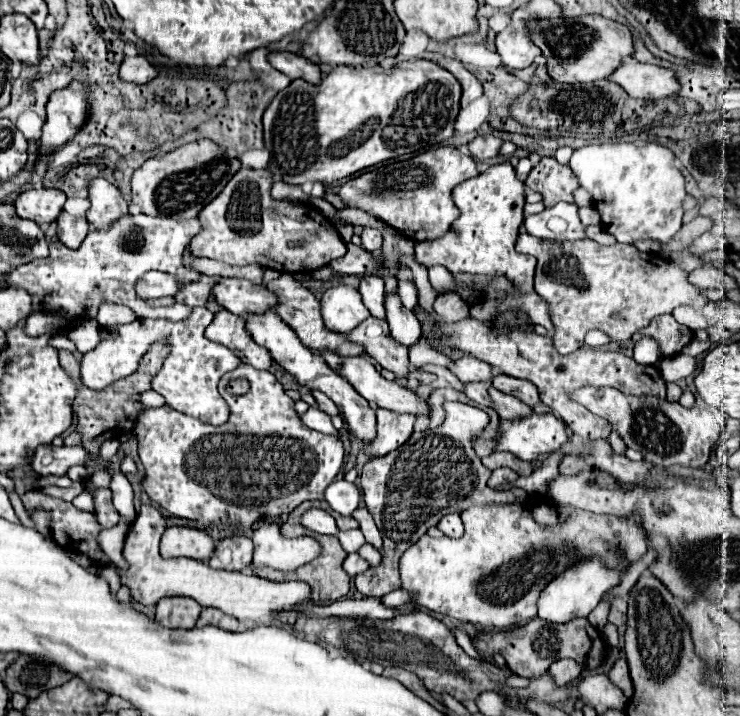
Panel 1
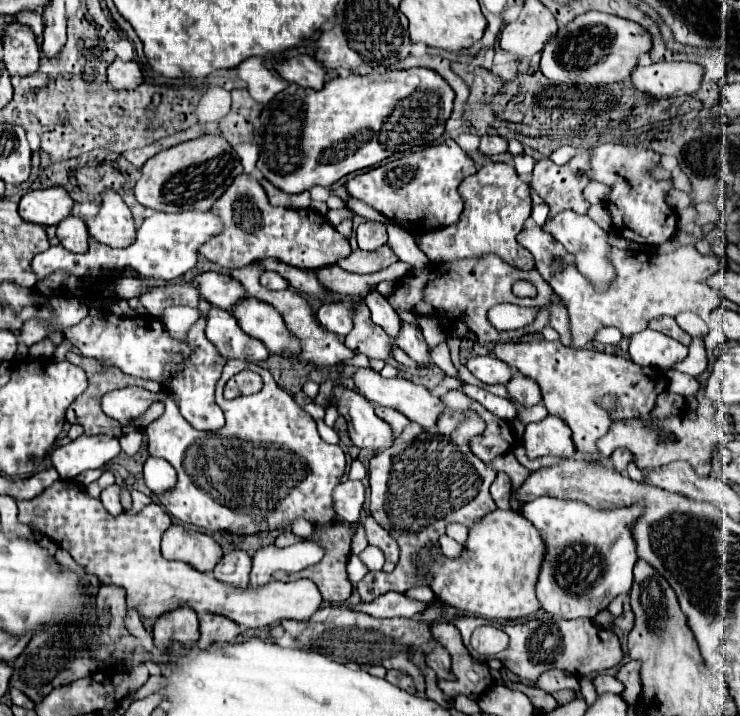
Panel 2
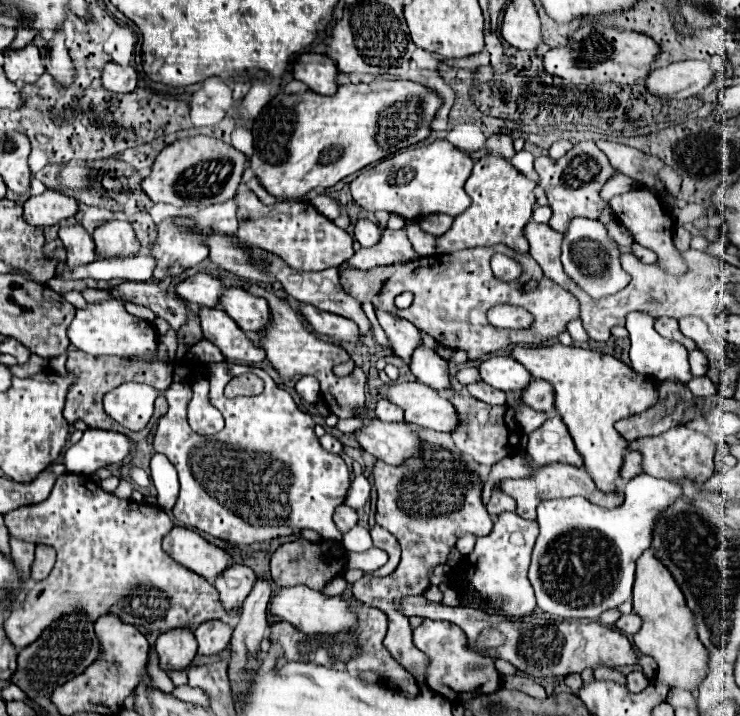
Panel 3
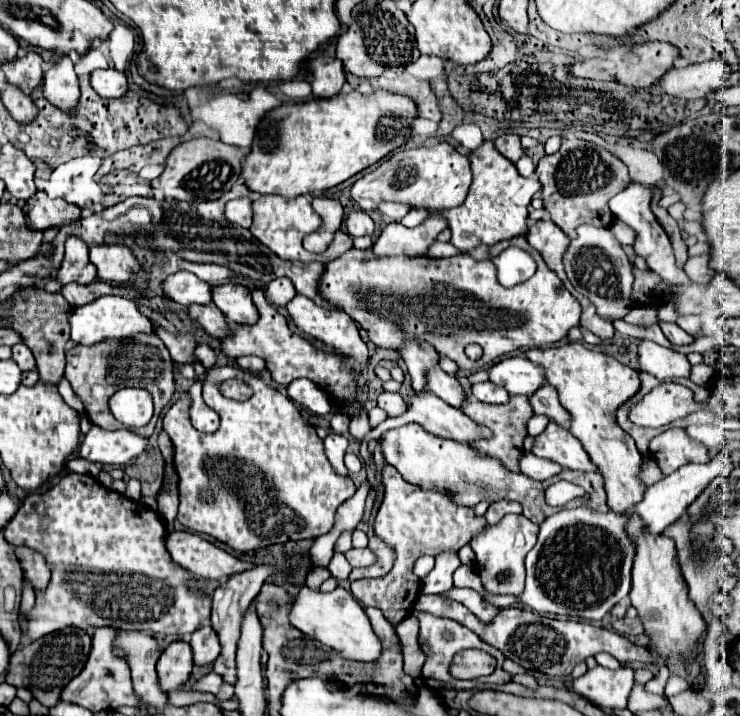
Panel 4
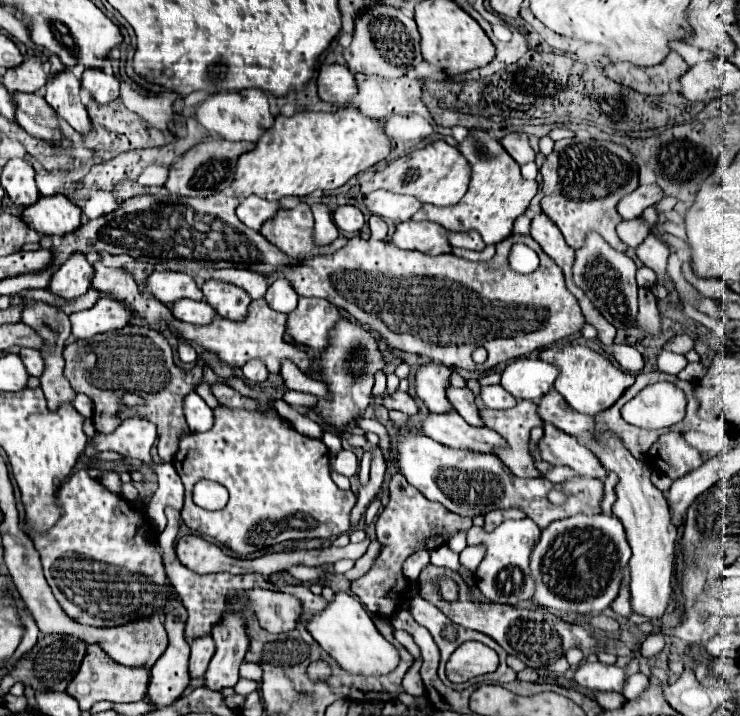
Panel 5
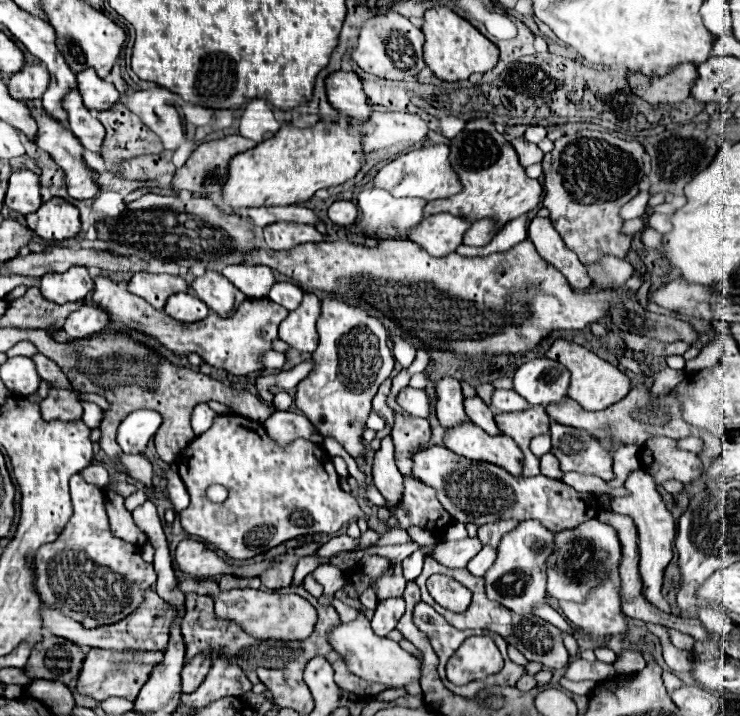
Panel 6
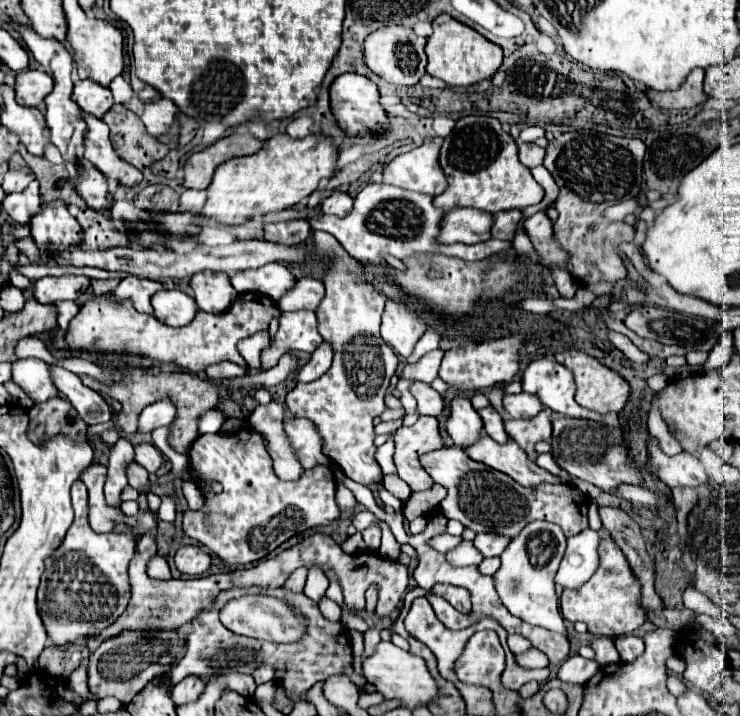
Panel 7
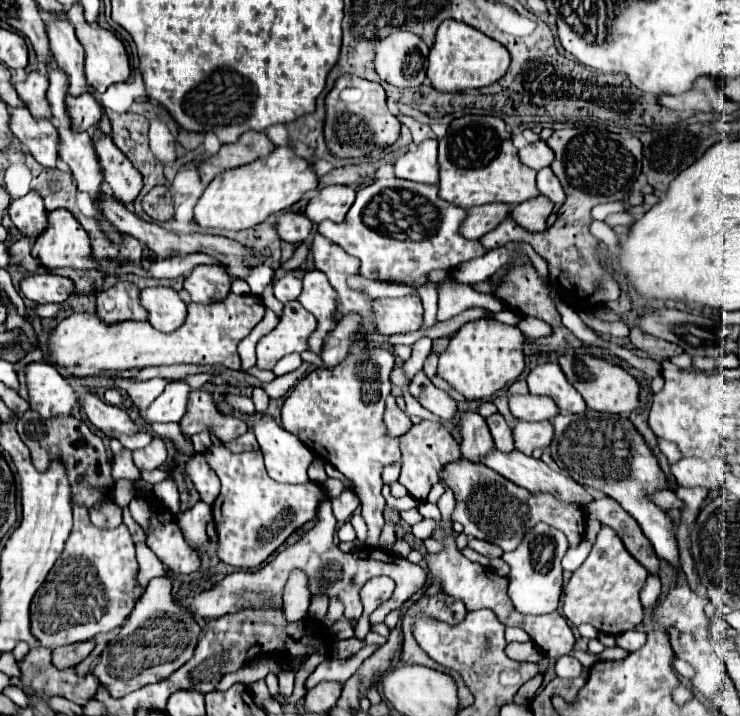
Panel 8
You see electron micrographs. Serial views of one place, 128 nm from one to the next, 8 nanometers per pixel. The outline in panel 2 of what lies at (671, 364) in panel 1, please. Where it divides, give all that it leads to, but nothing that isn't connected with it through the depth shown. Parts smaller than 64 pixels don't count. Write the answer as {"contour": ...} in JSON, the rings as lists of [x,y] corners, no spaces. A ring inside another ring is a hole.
{"contour":[[[694,338],[692,344],[688,346],[688,356],[676,364],[672,364],[668,370],[674,370],[674,372],[682,372],[682,374],[688,374],[688,376],[698,376],[706,370],[706,350],[704,350],[704,340],[700,338]]]}

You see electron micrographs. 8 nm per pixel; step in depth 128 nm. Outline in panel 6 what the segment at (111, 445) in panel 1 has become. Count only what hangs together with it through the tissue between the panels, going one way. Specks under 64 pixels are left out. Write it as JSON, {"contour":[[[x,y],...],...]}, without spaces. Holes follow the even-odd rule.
{"contour":[[[134,410],[128,414],[116,434],[116,442],[126,454],[142,454],[162,424],[162,416],[154,410]]]}

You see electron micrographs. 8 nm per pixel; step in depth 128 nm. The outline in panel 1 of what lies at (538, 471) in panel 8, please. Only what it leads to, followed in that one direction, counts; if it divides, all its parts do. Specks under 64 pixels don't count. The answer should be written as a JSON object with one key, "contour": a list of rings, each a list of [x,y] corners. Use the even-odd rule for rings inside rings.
{"contour":[[[362,356],[342,358],[338,368],[340,376],[346,378],[354,390],[366,398],[376,408],[386,408],[398,414],[414,414],[414,416],[428,416],[426,400],[418,398],[412,390],[400,386],[398,382],[384,380],[374,366]]]}

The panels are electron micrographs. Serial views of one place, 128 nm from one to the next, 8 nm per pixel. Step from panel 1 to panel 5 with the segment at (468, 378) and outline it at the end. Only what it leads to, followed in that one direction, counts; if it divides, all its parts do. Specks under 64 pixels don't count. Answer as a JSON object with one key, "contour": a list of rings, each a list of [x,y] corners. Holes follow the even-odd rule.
{"contour":[[[522,358],[508,364],[502,370],[500,384],[518,400],[538,402],[544,394],[548,394],[554,388],[556,376],[558,376],[556,366],[542,360]]]}

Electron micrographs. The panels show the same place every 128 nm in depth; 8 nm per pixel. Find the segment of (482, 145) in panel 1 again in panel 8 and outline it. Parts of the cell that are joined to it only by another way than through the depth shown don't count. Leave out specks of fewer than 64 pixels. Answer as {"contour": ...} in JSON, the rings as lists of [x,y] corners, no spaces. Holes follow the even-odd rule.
{"contour":[[[540,140],[540,142],[534,142],[534,144],[524,146],[524,148],[520,150],[520,160],[522,160],[526,166],[530,166],[530,168],[540,170],[540,168],[550,166],[550,162],[554,160],[554,154],[552,154],[552,150],[546,146],[546,142]]]}

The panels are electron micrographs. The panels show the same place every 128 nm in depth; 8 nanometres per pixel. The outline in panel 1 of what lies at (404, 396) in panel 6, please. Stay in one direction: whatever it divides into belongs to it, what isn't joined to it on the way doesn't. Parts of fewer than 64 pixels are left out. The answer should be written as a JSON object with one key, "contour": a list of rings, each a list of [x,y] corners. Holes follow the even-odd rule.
{"contour":[[[384,408],[376,410],[378,416],[378,432],[372,440],[364,444],[364,454],[370,458],[386,456],[390,450],[396,450],[402,446],[414,432],[414,414],[396,414]]]}

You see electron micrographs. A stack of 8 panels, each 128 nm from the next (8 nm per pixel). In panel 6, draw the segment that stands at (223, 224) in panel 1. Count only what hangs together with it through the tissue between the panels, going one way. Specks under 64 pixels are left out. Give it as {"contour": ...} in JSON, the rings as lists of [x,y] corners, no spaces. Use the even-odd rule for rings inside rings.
{"contour":[[[278,222],[274,226],[264,228],[264,240],[270,250],[290,250],[298,244],[306,242],[326,242],[326,236],[320,234],[310,224],[296,224],[296,222]]]}

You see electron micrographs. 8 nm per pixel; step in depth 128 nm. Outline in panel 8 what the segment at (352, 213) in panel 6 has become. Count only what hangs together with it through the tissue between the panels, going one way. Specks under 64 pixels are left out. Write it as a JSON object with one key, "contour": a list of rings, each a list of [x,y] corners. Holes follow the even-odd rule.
{"contour":[[[328,186],[322,188],[318,196],[314,196],[306,208],[306,216],[318,224],[322,220],[342,222],[354,204],[356,190],[350,186]]]}

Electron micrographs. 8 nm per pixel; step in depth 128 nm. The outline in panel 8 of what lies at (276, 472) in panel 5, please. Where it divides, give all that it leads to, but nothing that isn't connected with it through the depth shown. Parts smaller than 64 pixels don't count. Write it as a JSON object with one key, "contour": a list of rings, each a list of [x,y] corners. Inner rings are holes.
{"contour":[[[210,444],[202,456],[220,476],[222,492],[214,502],[214,522],[218,530],[216,554],[224,564],[240,568],[260,566],[292,532],[318,516],[318,508],[326,502],[320,482],[278,484],[264,468],[262,452],[230,452],[224,444]]]}

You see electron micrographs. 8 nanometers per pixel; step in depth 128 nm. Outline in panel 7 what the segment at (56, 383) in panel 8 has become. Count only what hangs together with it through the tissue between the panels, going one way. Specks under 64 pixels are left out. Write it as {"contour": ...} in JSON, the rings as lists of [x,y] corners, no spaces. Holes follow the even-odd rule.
{"contour":[[[22,358],[12,364],[12,380],[36,402],[46,402],[54,396],[62,396],[52,378],[48,364],[38,358]]]}

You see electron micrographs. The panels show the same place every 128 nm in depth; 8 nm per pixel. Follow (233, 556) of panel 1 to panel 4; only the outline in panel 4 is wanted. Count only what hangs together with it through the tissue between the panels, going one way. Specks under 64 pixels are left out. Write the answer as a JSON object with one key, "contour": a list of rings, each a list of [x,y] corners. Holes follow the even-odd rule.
{"contour":[[[256,566],[252,570],[246,570],[246,572],[240,572],[240,574],[234,574],[234,576],[228,576],[216,590],[214,590],[214,606],[212,606],[212,628],[218,630],[218,638],[220,638],[220,644],[222,644],[222,654],[216,658],[214,662],[214,672],[220,674],[226,682],[234,684],[234,670],[236,670],[236,644],[238,644],[238,634],[240,634],[240,624],[242,624],[242,618],[246,614],[246,608],[250,606],[250,602],[254,600],[254,596],[260,592],[264,580],[276,572],[278,568],[276,566]]]}

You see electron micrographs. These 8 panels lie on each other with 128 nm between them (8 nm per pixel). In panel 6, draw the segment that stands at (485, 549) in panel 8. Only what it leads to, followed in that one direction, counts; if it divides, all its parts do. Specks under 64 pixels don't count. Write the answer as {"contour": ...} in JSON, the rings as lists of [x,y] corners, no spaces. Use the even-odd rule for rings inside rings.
{"contour":[[[500,520],[500,522],[492,522],[492,524],[484,524],[478,528],[478,538],[482,540],[482,544],[488,546],[498,546],[500,538],[508,532],[514,530],[514,526],[518,526],[518,520]]]}

